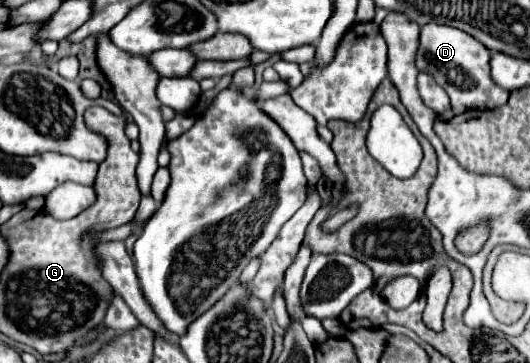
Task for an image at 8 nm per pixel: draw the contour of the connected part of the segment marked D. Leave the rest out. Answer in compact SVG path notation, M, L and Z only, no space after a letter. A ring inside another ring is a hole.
M429 23L421 27L417 69L429 73L447 91L455 113L463 113L465 109L487 111L507 103L509 93L497 87L497 83L493 83L489 73L491 69L489 61L491 61L491 51L483 43L473 39L469 33L437 23Z

